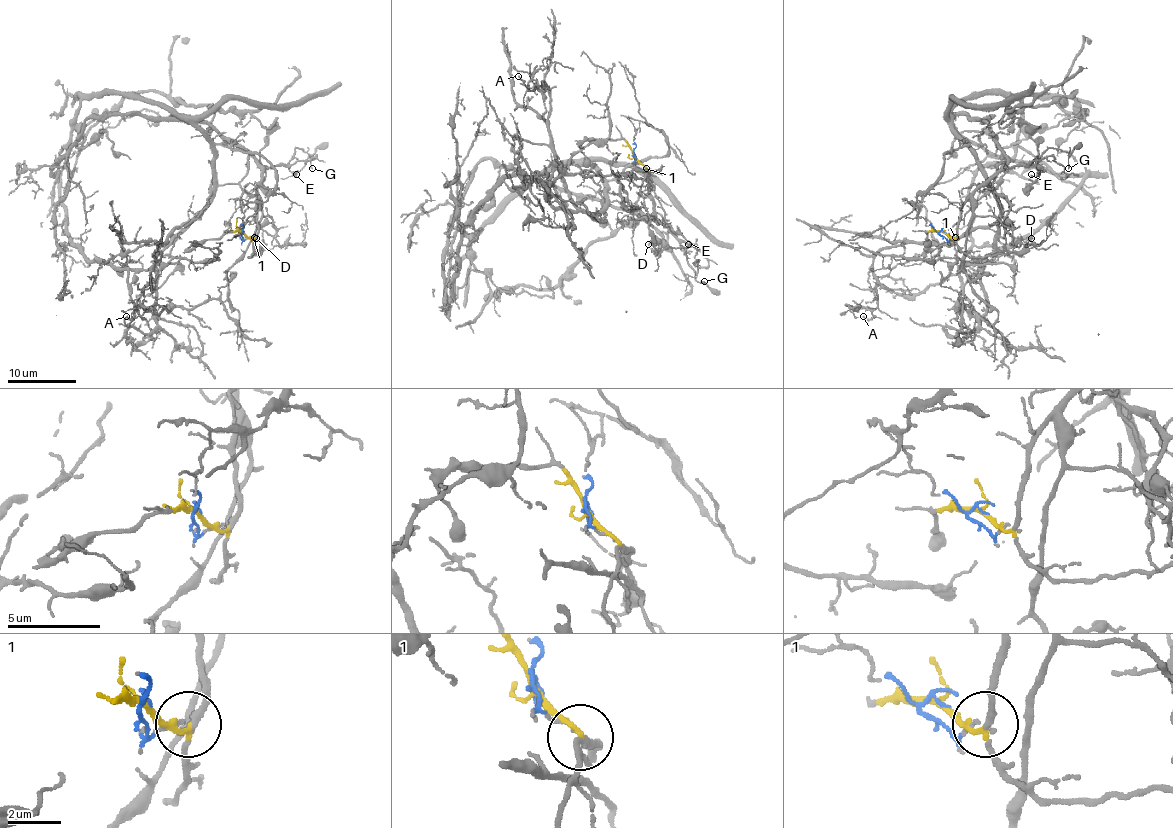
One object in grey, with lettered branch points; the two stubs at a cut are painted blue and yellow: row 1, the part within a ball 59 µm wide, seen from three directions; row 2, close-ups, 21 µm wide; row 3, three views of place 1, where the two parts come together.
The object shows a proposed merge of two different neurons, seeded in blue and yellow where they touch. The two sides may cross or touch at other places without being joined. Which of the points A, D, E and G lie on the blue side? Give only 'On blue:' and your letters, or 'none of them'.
On blue: A

